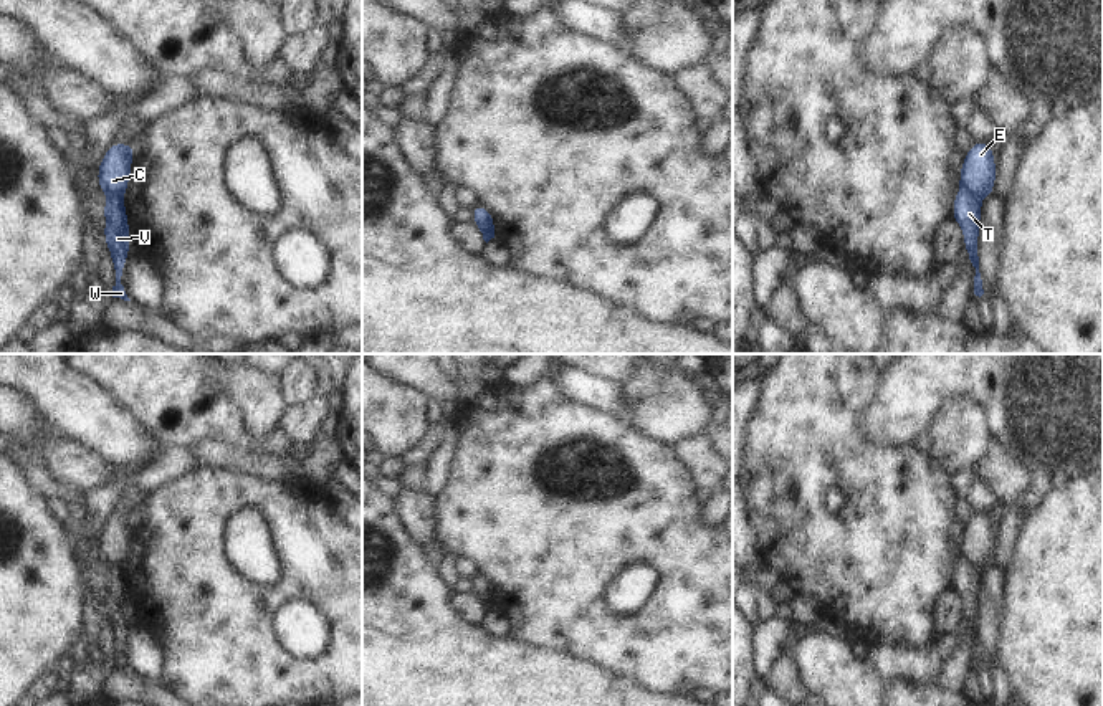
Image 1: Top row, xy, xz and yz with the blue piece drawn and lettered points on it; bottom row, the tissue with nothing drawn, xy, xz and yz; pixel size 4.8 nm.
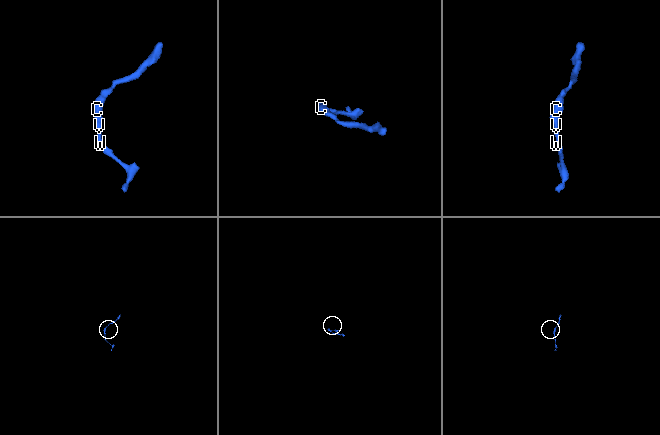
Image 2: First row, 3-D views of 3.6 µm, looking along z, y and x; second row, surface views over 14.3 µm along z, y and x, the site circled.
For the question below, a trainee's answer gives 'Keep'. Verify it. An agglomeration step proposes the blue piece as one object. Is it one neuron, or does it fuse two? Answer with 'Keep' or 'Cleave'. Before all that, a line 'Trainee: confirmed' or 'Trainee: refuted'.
Trainee: refuted
Cleave.

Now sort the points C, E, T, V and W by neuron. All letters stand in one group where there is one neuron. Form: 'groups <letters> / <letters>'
groups C E / T V W

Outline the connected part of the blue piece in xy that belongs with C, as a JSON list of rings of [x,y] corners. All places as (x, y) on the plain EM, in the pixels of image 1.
[[[111,514],[98,537],[98,554],[107,565],[124,567],[131,547],[134,514]]]

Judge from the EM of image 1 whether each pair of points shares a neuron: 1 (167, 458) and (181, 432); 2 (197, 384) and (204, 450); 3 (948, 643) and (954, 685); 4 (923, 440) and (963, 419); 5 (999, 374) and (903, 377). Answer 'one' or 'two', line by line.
1: two
2: two
3: two
4: two
5: one

